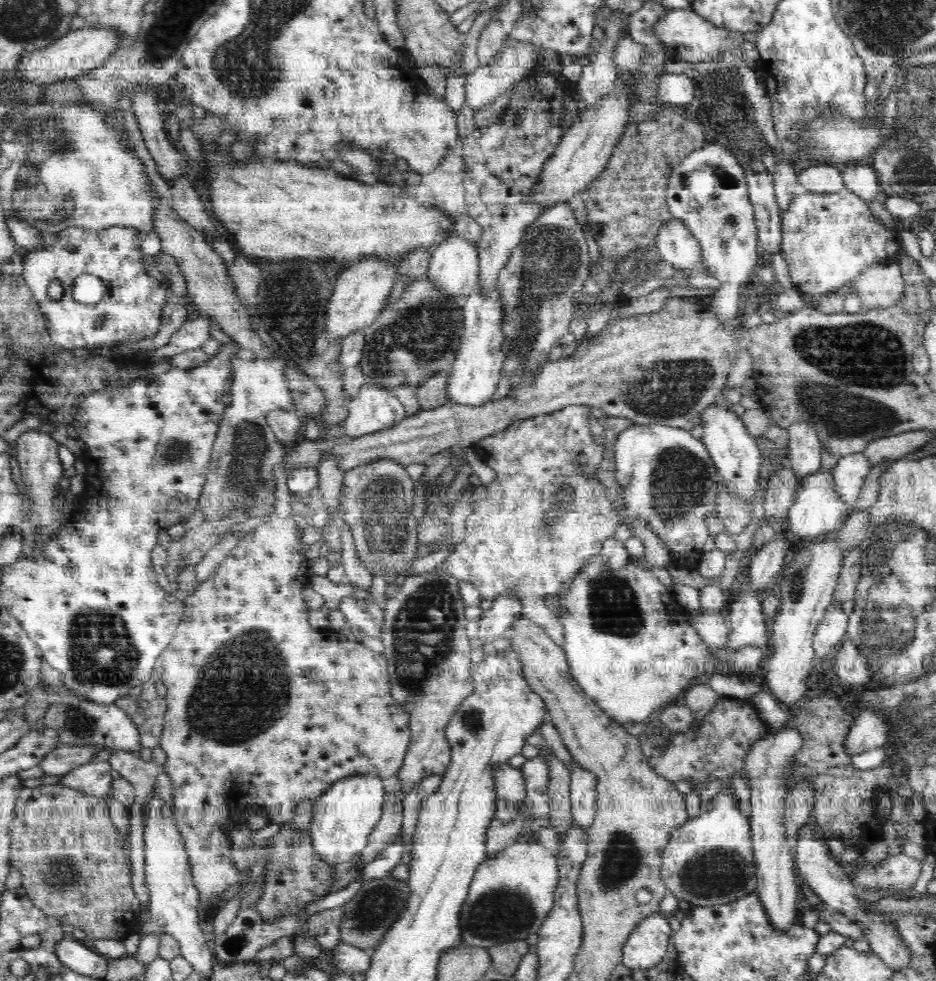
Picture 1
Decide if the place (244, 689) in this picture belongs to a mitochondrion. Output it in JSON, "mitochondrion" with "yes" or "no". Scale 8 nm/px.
{"mitochondrion":"yes"}

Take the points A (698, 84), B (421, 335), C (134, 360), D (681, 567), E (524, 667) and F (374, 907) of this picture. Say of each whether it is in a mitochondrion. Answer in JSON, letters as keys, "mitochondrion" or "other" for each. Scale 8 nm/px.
{"A":"other","B":"mitochondrion","C":"other","D":"other","E":"other","F":"mitochondrion"}

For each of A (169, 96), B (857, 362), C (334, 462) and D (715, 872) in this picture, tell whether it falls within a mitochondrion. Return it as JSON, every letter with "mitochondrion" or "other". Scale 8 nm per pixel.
{"A":"other","B":"mitochondrion","C":"other","D":"mitochondrion"}

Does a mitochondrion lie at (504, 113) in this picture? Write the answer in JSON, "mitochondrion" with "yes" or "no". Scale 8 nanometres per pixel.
{"mitochondrion":"no"}

